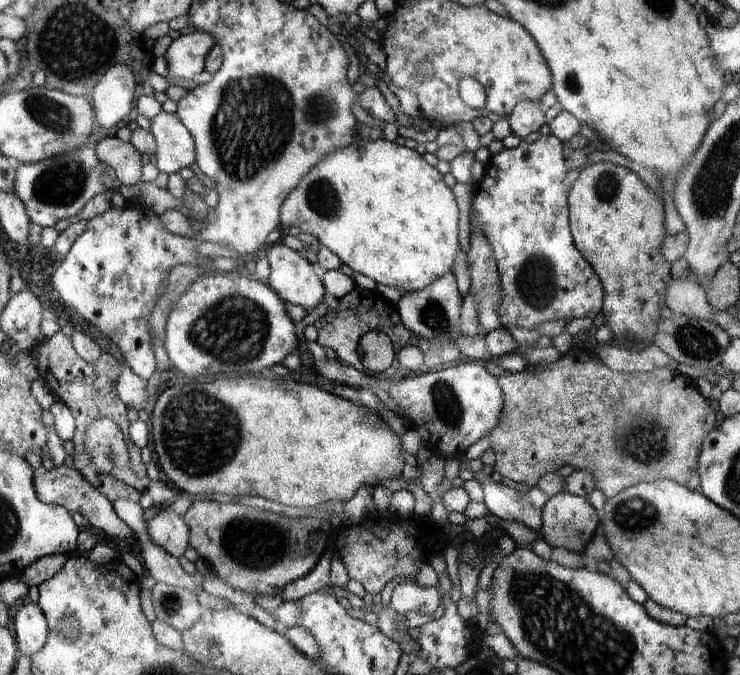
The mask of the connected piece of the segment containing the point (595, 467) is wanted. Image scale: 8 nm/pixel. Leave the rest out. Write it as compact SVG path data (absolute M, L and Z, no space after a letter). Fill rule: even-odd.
M574 352L561 355L558 360L553 363L544 365L527 364L526 368L521 372L507 372L507 376L496 377L498 384L503 392L503 409L498 426L488 434L491 448L496 456L495 465L491 471L496 471L504 477L504 480L517 487L531 488L536 487L542 476L548 473L554 473L562 466L572 466L575 470L588 471L594 479L595 488L602 490L602 494L607 499L616 496L619 492L633 487L640 483L651 483L660 479L670 479L679 485L690 489L691 491L700 492L700 477L698 474L698 457L705 436L716 426L718 426L720 416L709 403L709 400L700 394L698 388L692 381L684 377L678 371L670 371L666 367L657 368L651 364L644 364L637 361L636 368L633 372L624 373L615 371L607 367L597 354L586 356L588 360L583 360L580 354L578 359Z

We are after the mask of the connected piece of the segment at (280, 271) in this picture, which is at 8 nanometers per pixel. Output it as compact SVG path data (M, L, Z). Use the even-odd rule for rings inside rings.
M280 241L274 243L267 250L268 262L270 264L271 273L266 283L277 292L277 295L285 302L299 304L306 311L314 309L323 300L325 294L325 286L322 280L318 278L318 274L314 271L314 265L308 259L300 256L298 252L286 247Z

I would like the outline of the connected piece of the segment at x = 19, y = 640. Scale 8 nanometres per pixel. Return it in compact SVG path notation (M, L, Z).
M21 602L14 620L17 649L29 657L44 646L49 631L46 617L36 603Z

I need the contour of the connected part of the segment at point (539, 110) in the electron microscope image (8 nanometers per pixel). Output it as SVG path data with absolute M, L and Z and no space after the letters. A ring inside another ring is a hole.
M530 101L518 102L508 116L511 134L530 140L544 131L544 107Z

